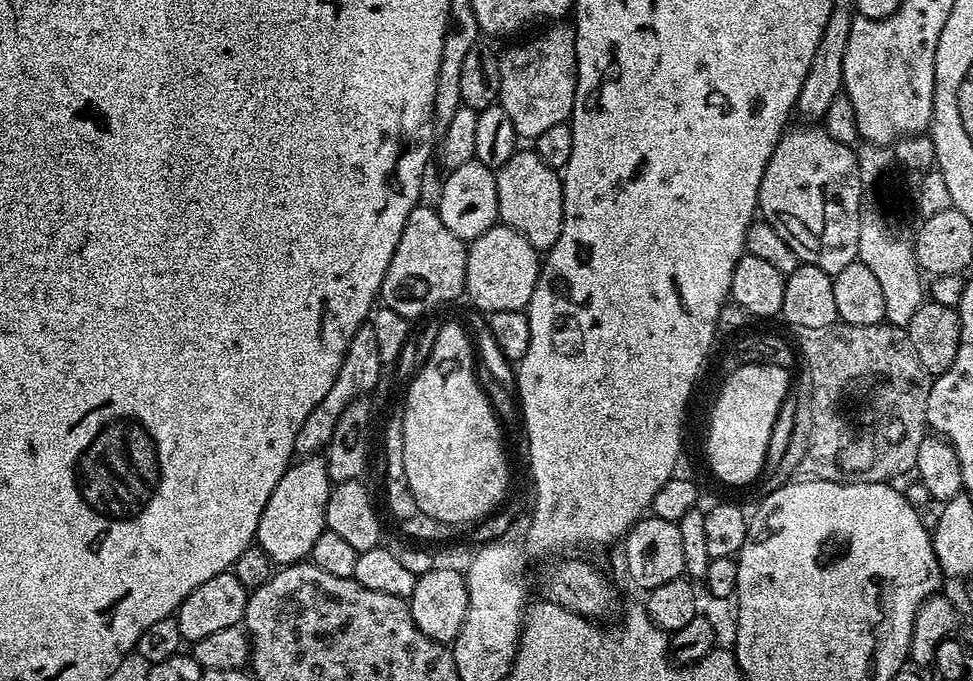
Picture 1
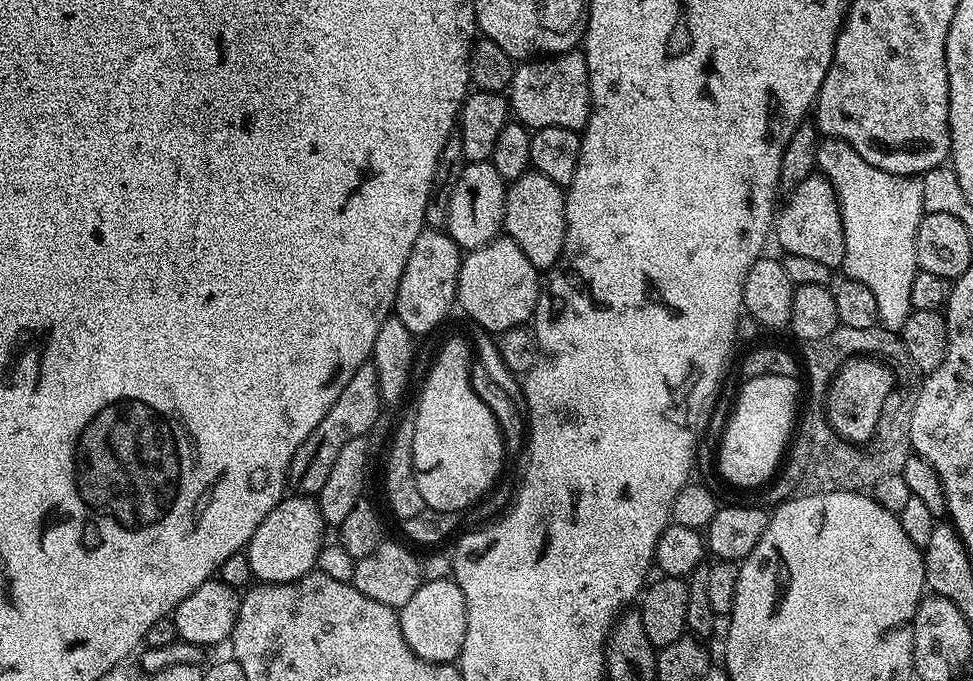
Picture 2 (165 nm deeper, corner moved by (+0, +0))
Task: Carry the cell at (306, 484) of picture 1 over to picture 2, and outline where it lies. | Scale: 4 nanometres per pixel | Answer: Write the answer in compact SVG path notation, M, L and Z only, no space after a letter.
M292 494L281 500L266 518L262 518L262 526L254 530L248 543L246 555L253 577L261 585L289 584L300 580L316 568L316 559L326 543L324 531L326 525L315 499Z

